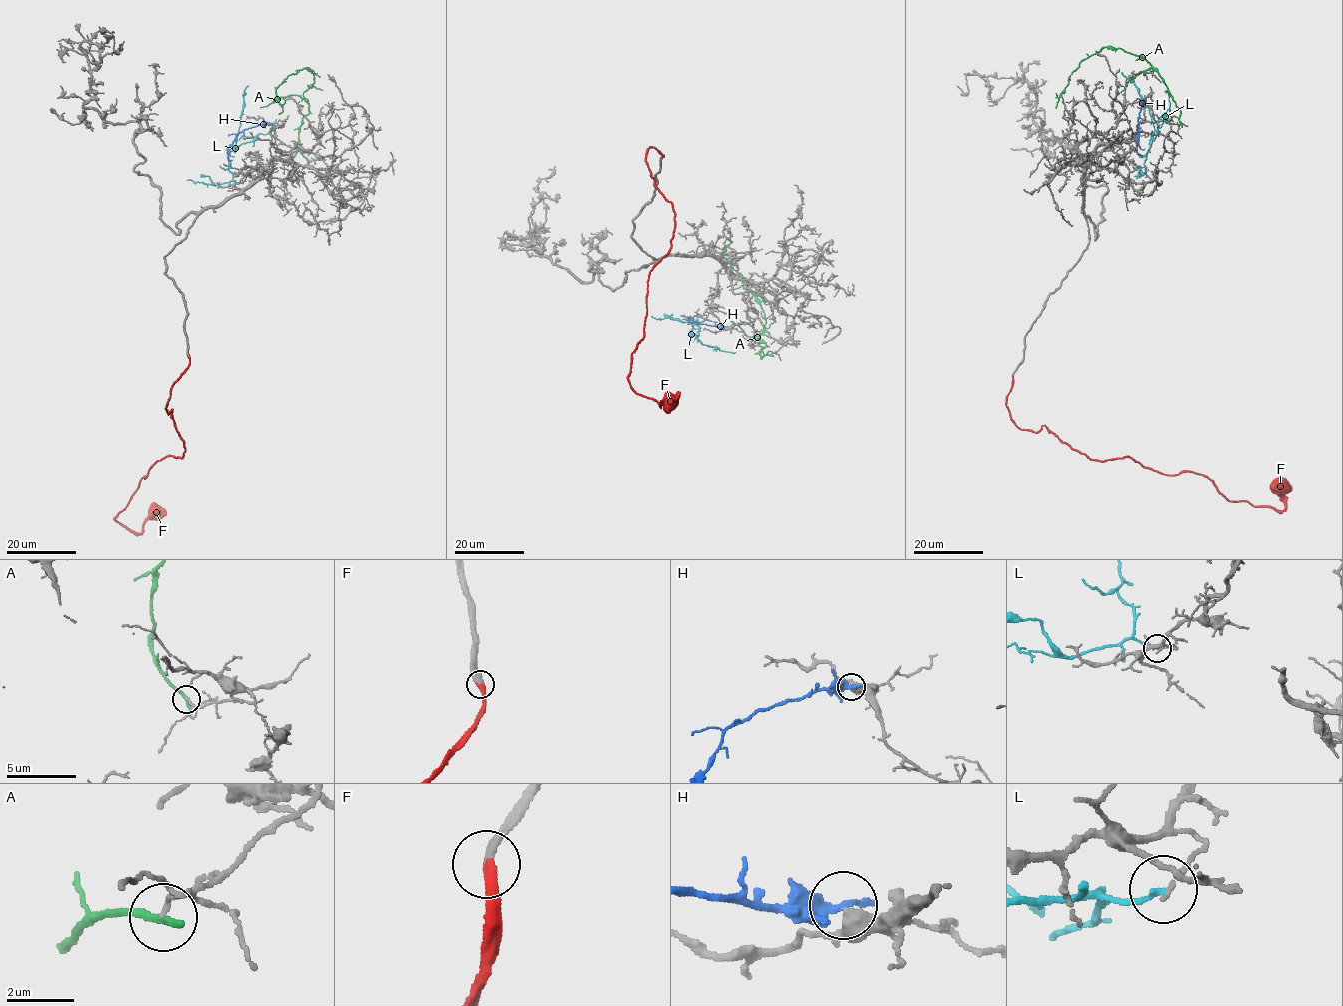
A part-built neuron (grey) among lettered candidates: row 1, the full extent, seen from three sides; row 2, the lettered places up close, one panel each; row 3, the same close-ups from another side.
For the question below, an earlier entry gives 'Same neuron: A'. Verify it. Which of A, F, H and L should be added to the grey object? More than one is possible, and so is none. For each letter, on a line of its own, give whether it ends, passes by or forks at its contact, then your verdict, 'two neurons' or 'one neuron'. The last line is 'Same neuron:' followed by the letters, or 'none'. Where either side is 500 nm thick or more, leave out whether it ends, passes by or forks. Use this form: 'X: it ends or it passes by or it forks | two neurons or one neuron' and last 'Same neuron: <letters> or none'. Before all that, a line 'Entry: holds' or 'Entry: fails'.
Entry: fails
A: it ends | two neurons
F: it ends | one neuron
H: it ends | two neurons
L: it ends | two neurons
Same neuron: F

